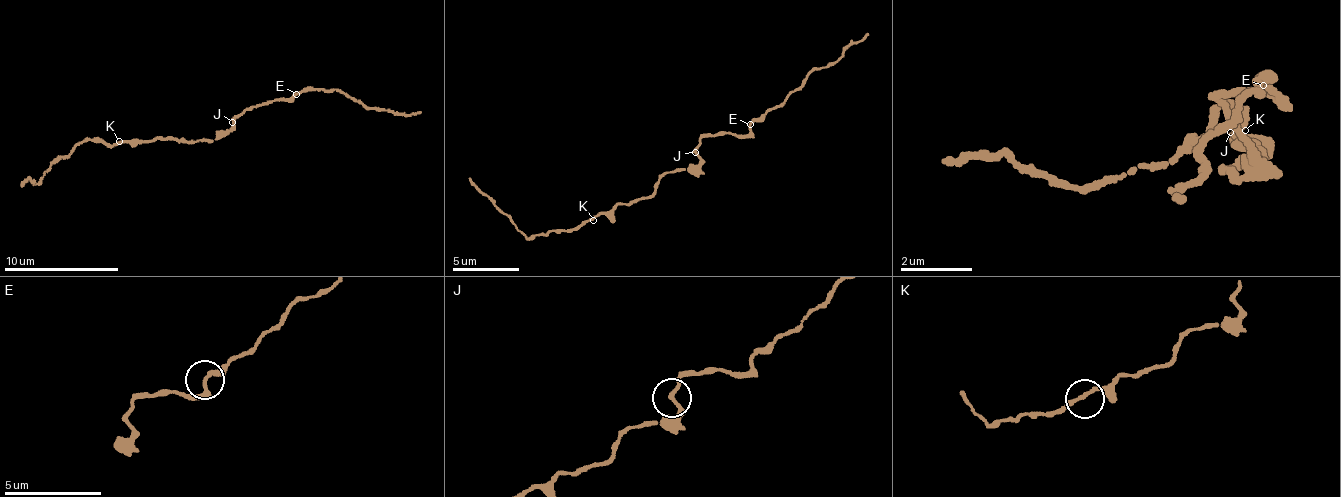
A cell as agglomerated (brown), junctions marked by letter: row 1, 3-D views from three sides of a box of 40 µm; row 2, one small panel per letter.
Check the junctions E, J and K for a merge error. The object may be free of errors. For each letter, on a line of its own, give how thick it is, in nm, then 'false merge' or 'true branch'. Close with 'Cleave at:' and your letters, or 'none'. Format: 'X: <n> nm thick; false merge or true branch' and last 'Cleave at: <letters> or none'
E: 200 nm thick; true branch
J: 200 nm thick; true branch
K: 190 nm thick; true branch
Cleave at: none

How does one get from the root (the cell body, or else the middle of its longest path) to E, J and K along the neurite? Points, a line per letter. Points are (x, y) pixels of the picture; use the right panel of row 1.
E: (1228, 176), (1242, 182), (1260, 163), (1219, 95), (1230, 91), (1247, 98), (1243, 91), (1275, 101), (1266, 88)
J: (1228, 176), (1242, 182), (1246, 175), (1253, 178), (1260, 163), (1230, 132)
K: (1228, 176), (1221, 173), (1258, 160), (1251, 157), (1256, 146), (1233, 141), (1245, 130)

